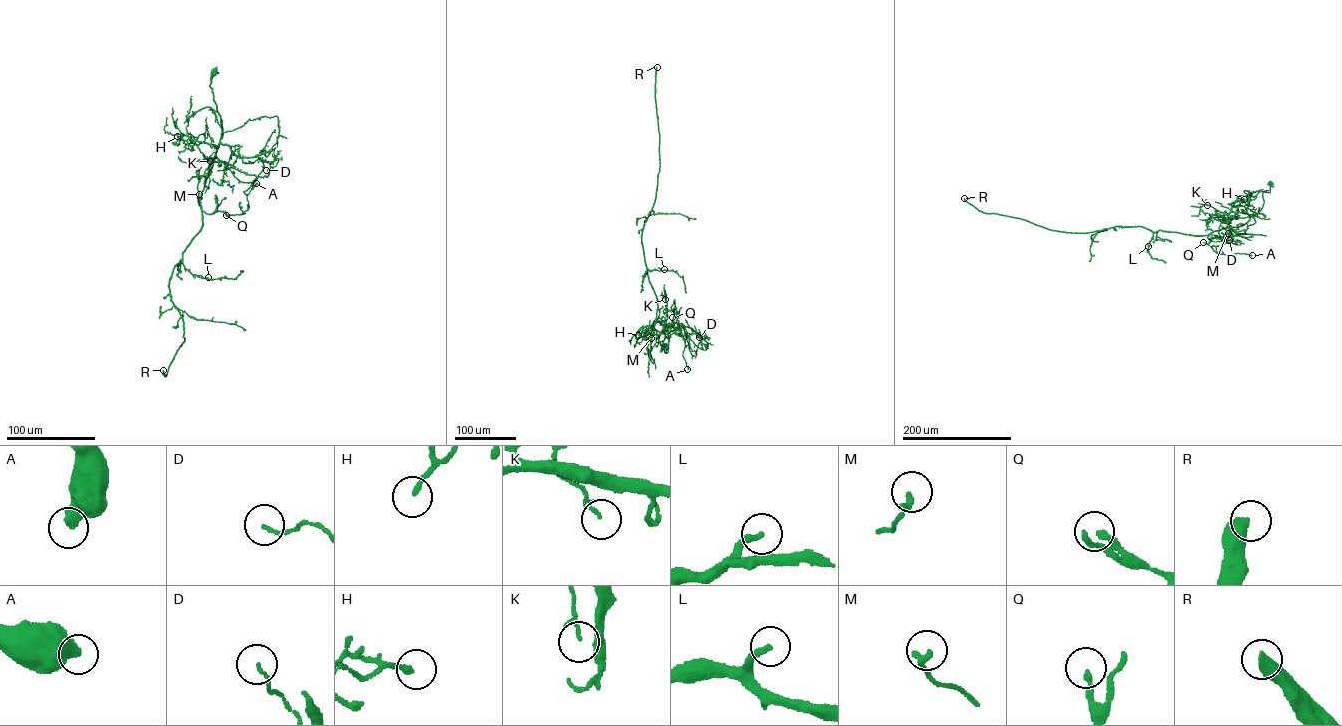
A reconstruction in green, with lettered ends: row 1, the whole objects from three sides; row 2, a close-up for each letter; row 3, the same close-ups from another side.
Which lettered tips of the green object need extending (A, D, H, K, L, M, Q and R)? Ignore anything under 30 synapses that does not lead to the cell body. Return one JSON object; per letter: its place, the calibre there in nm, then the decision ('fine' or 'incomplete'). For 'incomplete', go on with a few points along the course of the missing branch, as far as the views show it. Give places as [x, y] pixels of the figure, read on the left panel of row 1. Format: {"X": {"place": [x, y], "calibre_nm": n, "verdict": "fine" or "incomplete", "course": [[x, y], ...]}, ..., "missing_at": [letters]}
{"A": {"place": [256, 183], "calibre_nm": 500, "verdict": "fine"}, "D": {"place": [266, 170], "calibre_nm": 100, "verdict": "fine"}, "H": {"place": [177, 136], "calibre_nm": 170, "verdict": "fine"}, "K": {"place": [210, 161], "calibre_nm": 140, "verdict": "fine"}, "L": {"place": [208, 277], "calibre_nm": 220, "verdict": "incomplete"}, "M": {"place": [199, 194], "calibre_nm": 220, "verdict": "fine"}, "Q": {"place": [226, 215], "calibre_nm": 240, "verdict": "fine"}, "R": {"place": [163, 370], "calibre_nm": 440, "verdict": "incomplete", "course": [[163, 370], [105, 364], [82, 369], [62, 366], [32, 351], [32, 344], [41, 335]]}, "missing_at": ["L", "R"]}

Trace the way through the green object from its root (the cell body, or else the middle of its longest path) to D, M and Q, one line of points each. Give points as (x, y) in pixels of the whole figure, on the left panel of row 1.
D: (215, 72), (210, 87), (222, 128), (216, 157), (249, 175), (263, 176), (269, 173), (266, 170)
M: (215, 72), (210, 87), (220, 118), (222, 134), (201, 193), (201, 209), (199, 194)
Q: (215, 72), (210, 87), (220, 118), (221, 138), (201, 193), (200, 205), (206, 213), (222, 211), (226, 215)

